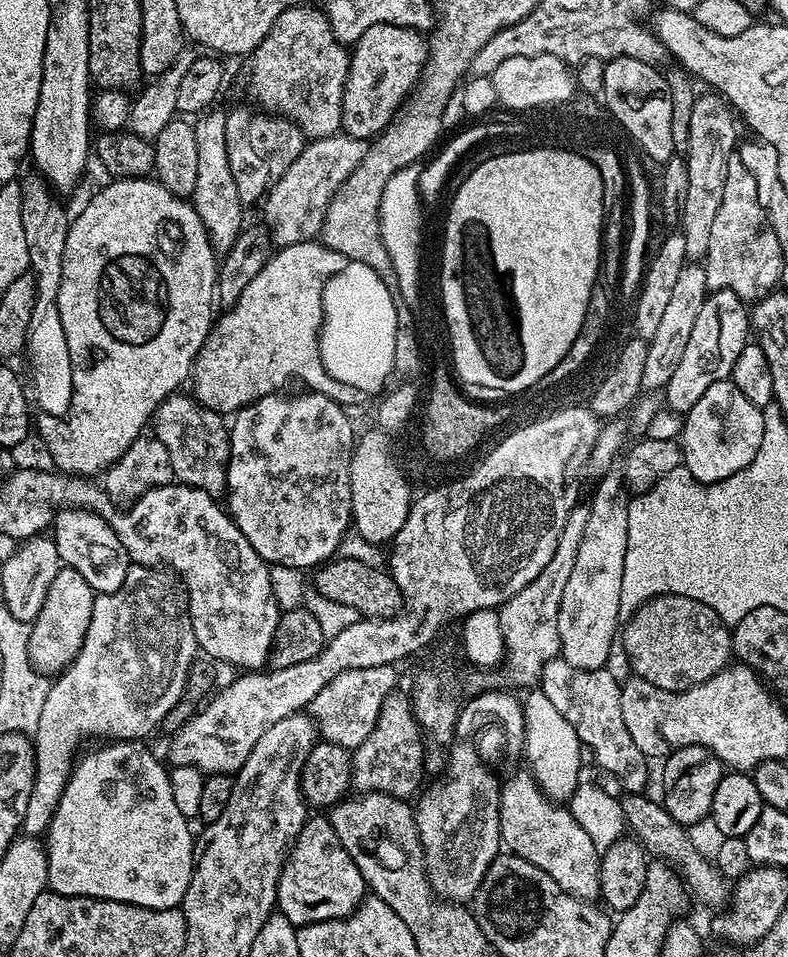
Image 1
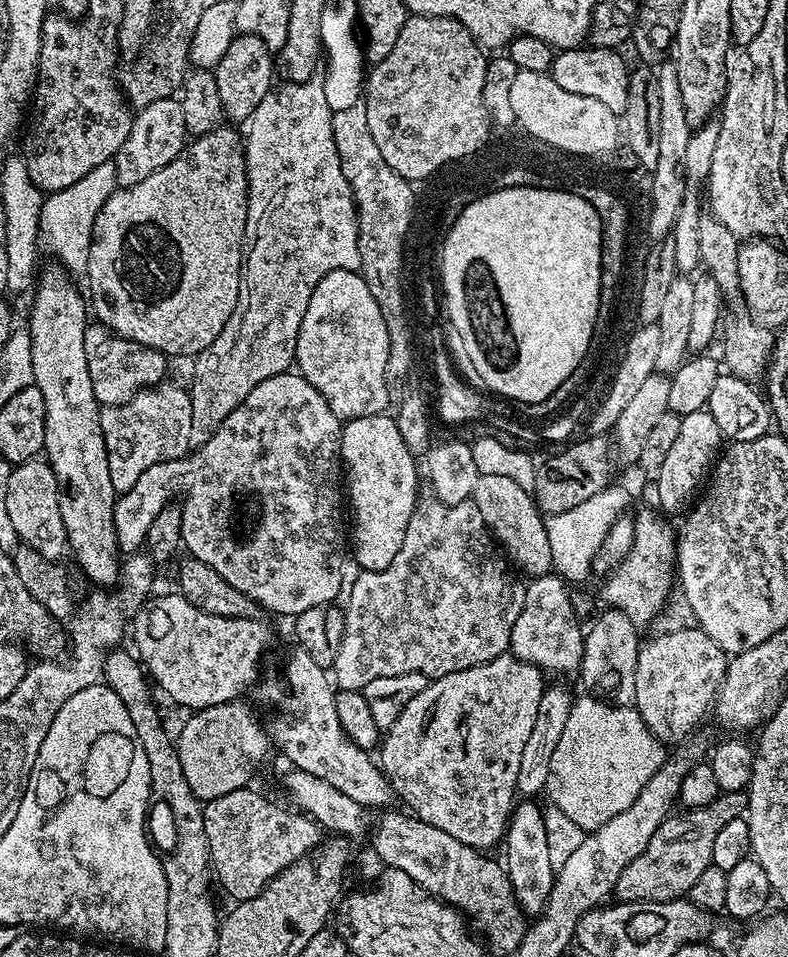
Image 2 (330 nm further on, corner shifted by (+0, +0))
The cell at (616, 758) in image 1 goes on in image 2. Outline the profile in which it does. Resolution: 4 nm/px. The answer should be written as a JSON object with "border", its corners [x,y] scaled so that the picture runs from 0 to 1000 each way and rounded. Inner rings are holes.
{"border":[[[709,600],[674,603],[665,615],[662,642],[657,642],[657,650],[652,650],[652,658],[647,662],[648,684],[673,692],[692,704],[731,704],[740,692],[742,657],[739,655],[737,645],[731,643],[726,632],[726,619],[721,609]]]}

